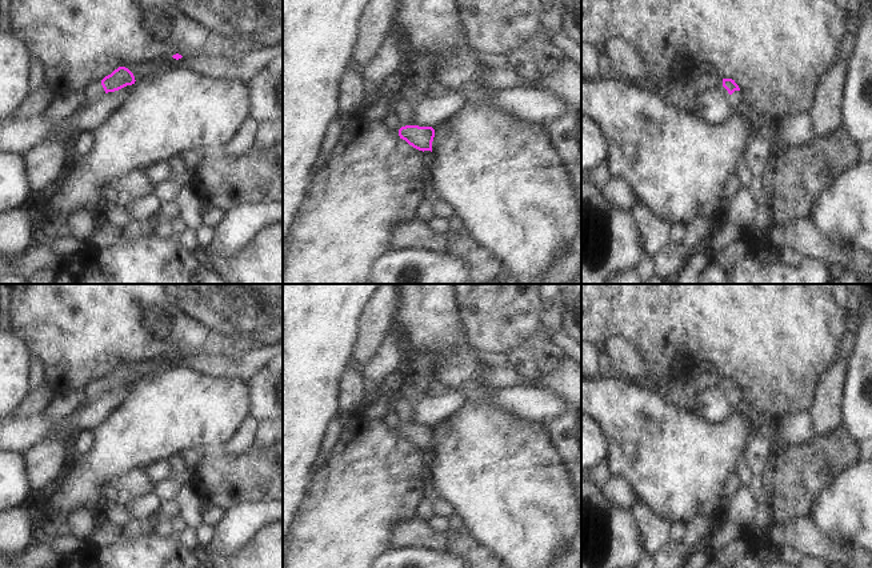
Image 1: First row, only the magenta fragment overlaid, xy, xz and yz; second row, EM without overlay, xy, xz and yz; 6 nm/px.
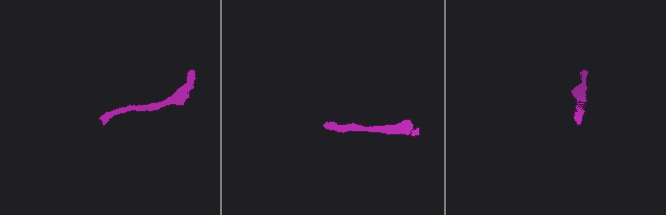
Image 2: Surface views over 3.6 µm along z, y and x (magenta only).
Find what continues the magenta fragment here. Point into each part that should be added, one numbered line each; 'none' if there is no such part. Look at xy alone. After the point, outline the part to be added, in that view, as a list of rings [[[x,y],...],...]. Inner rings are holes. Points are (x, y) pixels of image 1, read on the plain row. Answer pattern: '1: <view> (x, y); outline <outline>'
1: xy (94, 388); outline [[[91,379],[84,388],[84,401],[81,404],[81,407],[85,407],[87,404],[97,400],[97,397],[100,395],[103,395],[105,392],[103,384],[101,384],[101,379]]]

